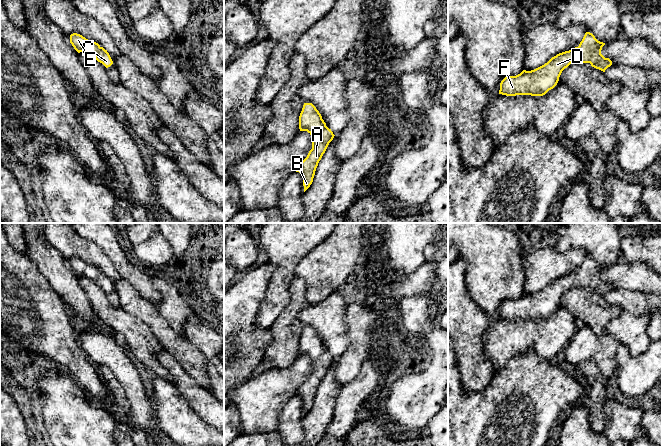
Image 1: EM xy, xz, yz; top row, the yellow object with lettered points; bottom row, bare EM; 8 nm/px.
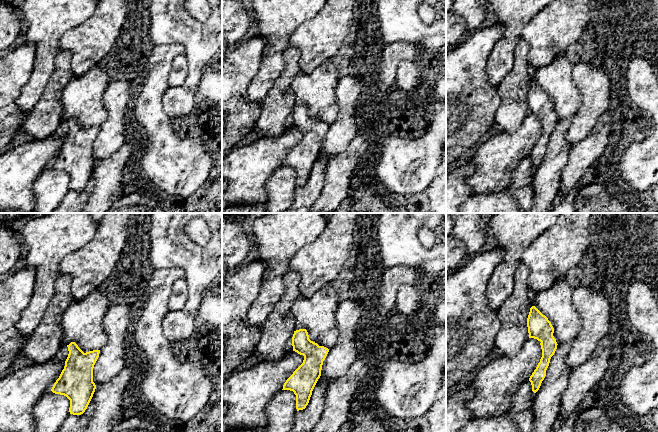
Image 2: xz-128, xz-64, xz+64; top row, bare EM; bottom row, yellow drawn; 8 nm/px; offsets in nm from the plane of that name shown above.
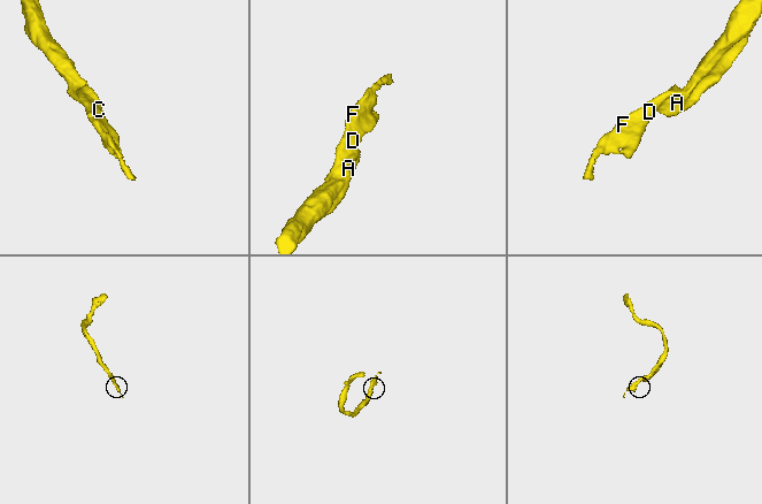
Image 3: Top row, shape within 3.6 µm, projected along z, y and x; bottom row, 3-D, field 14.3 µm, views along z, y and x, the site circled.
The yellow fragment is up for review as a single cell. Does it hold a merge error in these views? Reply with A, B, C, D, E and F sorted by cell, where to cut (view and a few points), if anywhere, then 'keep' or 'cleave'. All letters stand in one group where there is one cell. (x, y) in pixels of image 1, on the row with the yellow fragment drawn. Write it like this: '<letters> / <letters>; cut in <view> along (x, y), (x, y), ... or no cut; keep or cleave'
A B C D E F; no cut; keep

